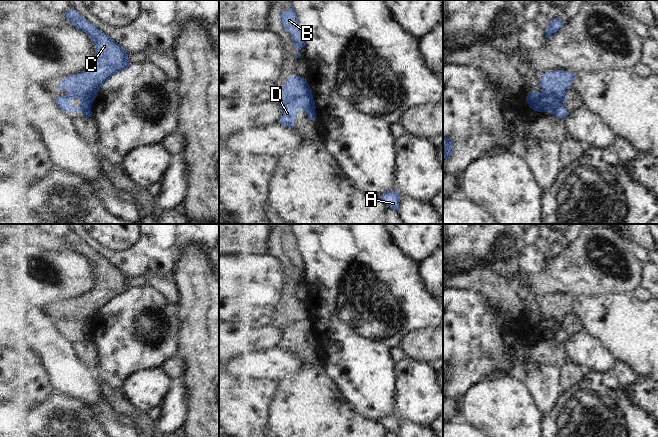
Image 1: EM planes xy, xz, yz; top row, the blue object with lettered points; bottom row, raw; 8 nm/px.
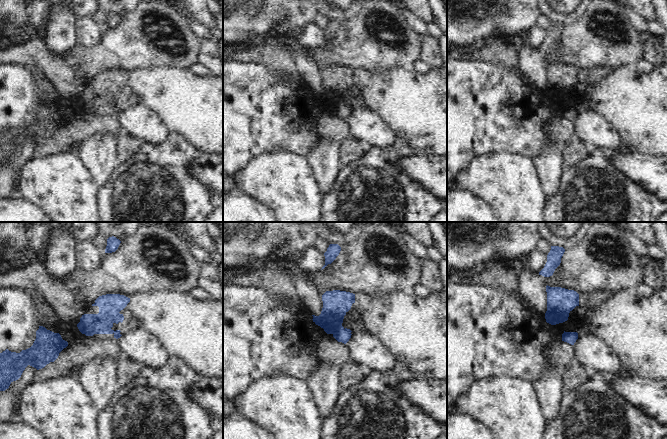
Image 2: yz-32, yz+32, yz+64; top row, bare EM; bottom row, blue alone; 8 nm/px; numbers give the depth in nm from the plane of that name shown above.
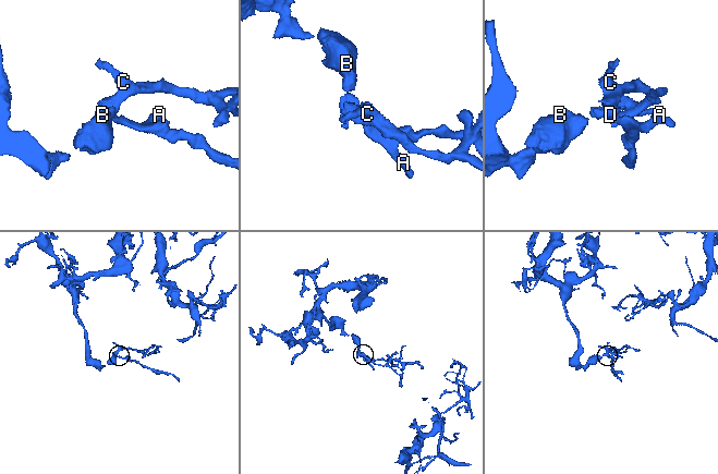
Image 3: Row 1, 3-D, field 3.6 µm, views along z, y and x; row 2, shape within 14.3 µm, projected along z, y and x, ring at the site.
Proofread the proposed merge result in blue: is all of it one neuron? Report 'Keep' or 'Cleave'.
Cleave

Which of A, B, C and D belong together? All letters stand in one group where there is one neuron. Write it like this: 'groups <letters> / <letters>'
groups A / B C D

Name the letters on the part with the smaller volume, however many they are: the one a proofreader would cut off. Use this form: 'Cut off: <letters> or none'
Cut off: A

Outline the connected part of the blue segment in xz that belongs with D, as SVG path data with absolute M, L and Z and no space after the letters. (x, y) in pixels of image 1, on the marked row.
M291 76L285 84L278 88L276 99L282 109L279 123L292 128L298 109L303 113L315 112L315 101L312 90L304 77Z

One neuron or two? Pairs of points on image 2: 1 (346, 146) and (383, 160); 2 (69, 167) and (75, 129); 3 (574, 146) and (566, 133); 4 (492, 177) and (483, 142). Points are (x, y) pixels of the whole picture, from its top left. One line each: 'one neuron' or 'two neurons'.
1: two neurons
2: two neurons
3: two neurons
4: two neurons

